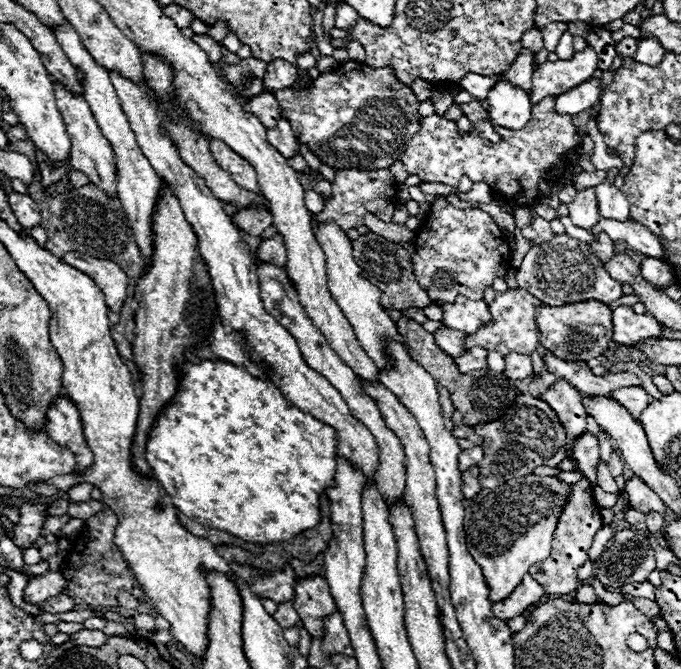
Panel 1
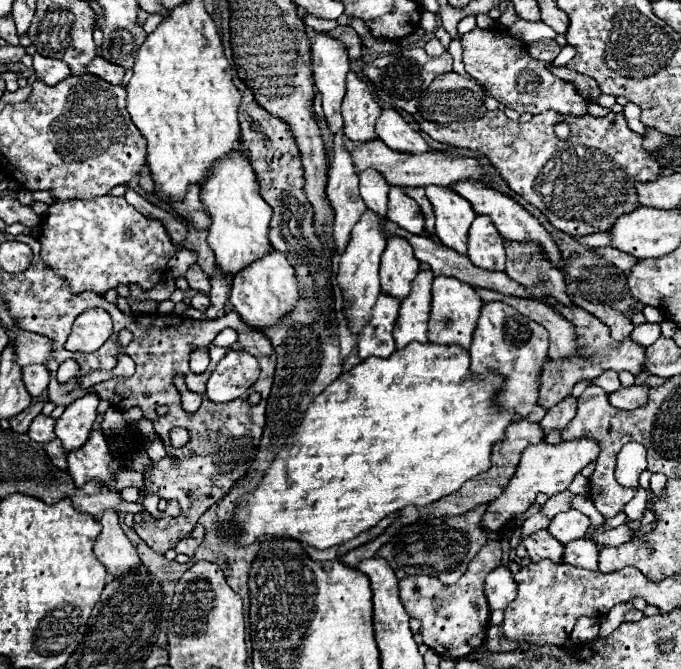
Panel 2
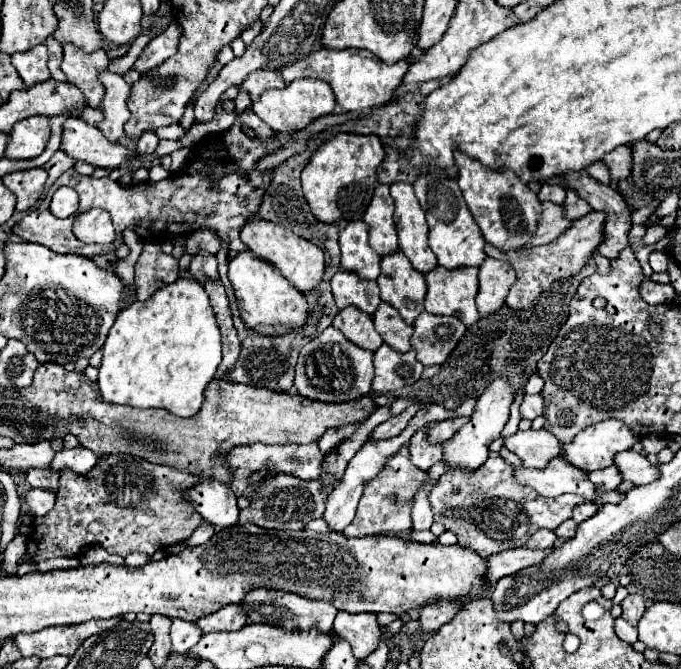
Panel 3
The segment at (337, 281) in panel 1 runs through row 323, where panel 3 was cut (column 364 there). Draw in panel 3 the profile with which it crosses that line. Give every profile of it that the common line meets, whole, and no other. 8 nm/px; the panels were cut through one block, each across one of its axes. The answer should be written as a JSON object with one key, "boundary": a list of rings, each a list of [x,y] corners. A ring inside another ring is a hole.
{"boundary":[[[328,326],[318,338],[310,340],[298,356],[294,386],[300,396],[322,402],[350,402],[362,398],[370,392],[372,386],[372,364],[374,352],[358,348],[352,344],[338,328]]]}

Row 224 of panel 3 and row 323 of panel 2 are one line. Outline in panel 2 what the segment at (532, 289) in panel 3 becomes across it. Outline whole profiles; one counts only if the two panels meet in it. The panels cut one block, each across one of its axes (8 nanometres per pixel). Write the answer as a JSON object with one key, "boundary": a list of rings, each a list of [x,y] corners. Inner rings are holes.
{"boundary":[[[542,300],[546,306],[550,306],[554,312],[562,314],[562,318],[566,318],[574,330],[576,330],[576,342],[578,342],[578,348],[582,348],[578,352],[578,356],[574,358],[562,358],[562,360],[548,360],[544,364],[544,370],[542,370],[542,390],[540,390],[540,398],[538,398],[538,404],[544,406],[546,410],[554,408],[556,404],[560,404],[562,400],[566,400],[570,394],[572,394],[572,388],[582,382],[582,380],[594,380],[598,378],[604,370],[628,370],[632,372],[634,376],[638,376],[642,372],[642,364],[646,360],[646,350],[642,346],[638,346],[636,342],[632,342],[630,338],[628,340],[622,340],[622,342],[616,342],[610,338],[610,328],[606,324],[602,324],[600,320],[596,320],[592,314],[584,312],[582,308],[576,308],[576,306],[564,306],[556,300]]]}

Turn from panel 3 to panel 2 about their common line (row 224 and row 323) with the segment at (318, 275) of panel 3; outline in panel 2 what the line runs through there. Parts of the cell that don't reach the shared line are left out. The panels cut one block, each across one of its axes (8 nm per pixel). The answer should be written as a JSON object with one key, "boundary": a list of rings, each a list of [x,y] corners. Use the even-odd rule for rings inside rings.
{"boundary":[[[272,252],[262,260],[256,260],[248,268],[244,268],[244,272],[236,274],[236,278],[232,280],[230,302],[238,312],[240,320],[258,332],[280,324],[282,318],[294,310],[298,298],[300,292],[298,292],[294,268],[280,252]]]}

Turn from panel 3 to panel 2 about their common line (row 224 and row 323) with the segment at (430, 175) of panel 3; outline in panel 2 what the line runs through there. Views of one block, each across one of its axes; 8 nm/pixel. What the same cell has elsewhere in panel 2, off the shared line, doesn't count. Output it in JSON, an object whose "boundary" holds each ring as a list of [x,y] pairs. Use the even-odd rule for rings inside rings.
{"boundary":[[[438,276],[432,286],[432,310],[428,320],[428,342],[440,346],[460,346],[464,350],[470,348],[474,328],[478,324],[482,310],[482,300],[474,292],[474,288],[454,276]]]}

